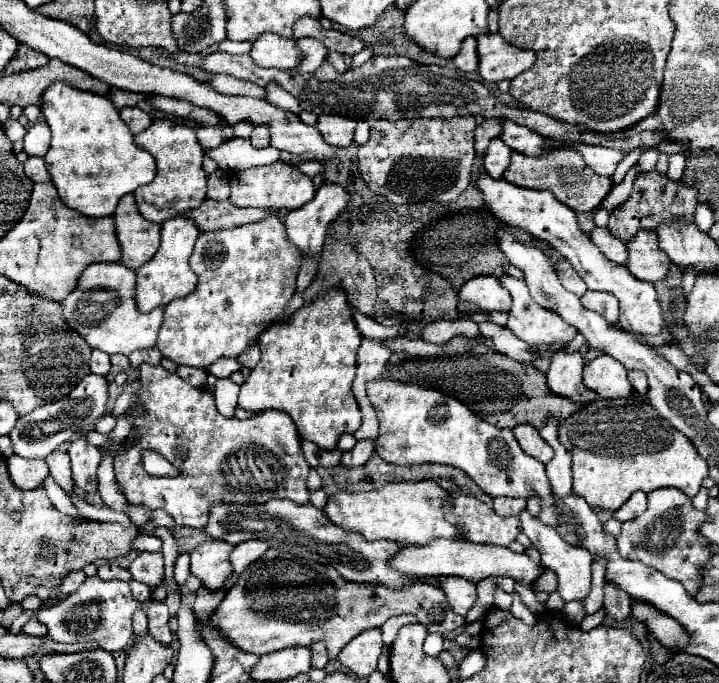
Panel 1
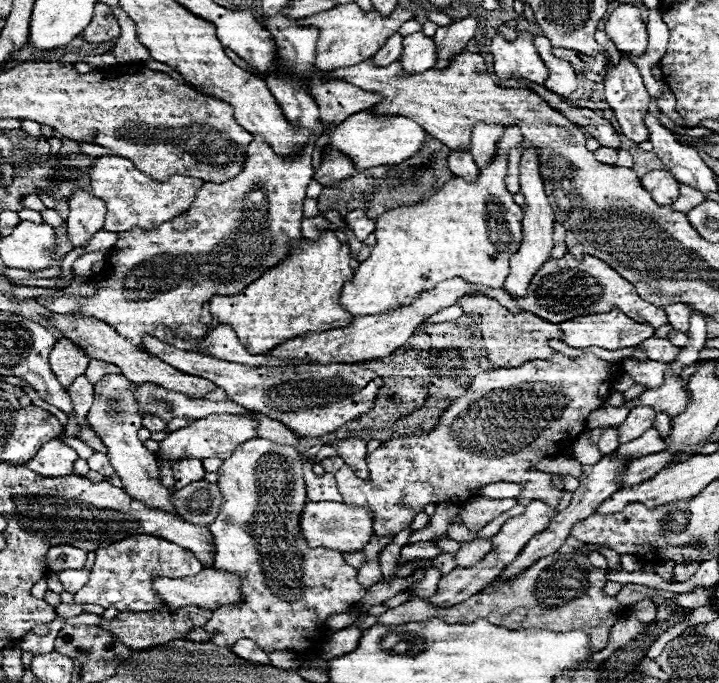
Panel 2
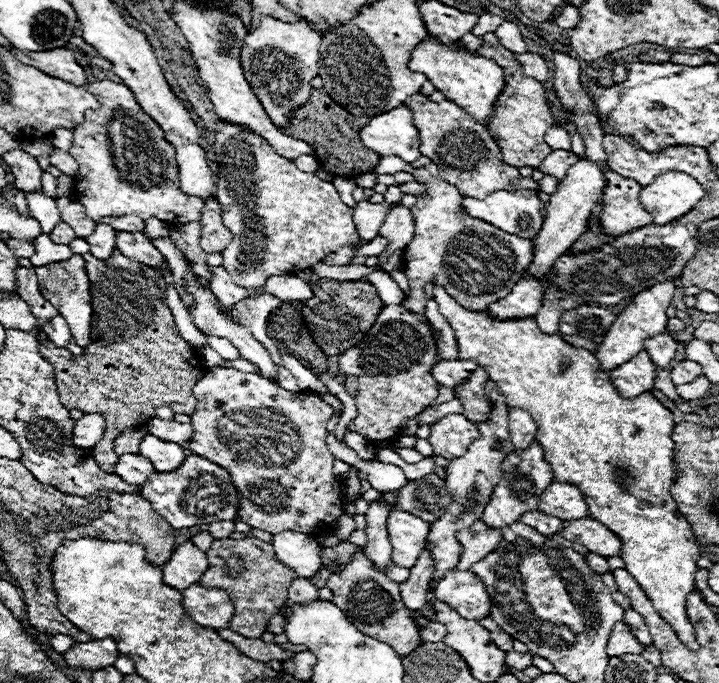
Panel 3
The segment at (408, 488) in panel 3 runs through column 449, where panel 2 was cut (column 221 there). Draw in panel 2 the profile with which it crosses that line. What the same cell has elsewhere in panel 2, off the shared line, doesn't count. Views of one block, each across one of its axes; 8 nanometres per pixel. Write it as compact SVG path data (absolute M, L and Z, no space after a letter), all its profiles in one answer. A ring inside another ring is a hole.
M200 480L182 490L174 490L174 506L180 518L192 524L208 526L218 516L222 504L224 498L218 484Z

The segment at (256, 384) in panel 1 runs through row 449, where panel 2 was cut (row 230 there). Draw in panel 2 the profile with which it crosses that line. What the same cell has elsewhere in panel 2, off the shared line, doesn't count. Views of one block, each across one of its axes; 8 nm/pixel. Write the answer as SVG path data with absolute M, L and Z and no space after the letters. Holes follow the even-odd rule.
M322 230L318 240L308 240L308 238L292 240L290 254L280 264L266 270L258 280L248 284L240 294L214 296L210 300L210 312L220 324L230 324L236 330L240 342L250 354L264 354L270 348L276 348L278 344L294 336L300 336L302 332L324 332L332 328L342 328L352 320L350 314L340 306L342 286L346 280L354 278L354 270L350 266L352 260L354 256L350 252L348 242L340 242L334 230Z

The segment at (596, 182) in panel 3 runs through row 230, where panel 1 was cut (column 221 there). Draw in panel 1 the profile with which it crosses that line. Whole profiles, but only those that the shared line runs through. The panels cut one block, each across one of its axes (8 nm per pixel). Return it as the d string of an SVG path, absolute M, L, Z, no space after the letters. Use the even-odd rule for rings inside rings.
M208 538L204 542L200 542L192 552L192 574L196 578L202 580L204 586L208 586L210 590L220 588L226 578L232 574L232 566L228 562L232 546L228 542L222 540L214 540Z

